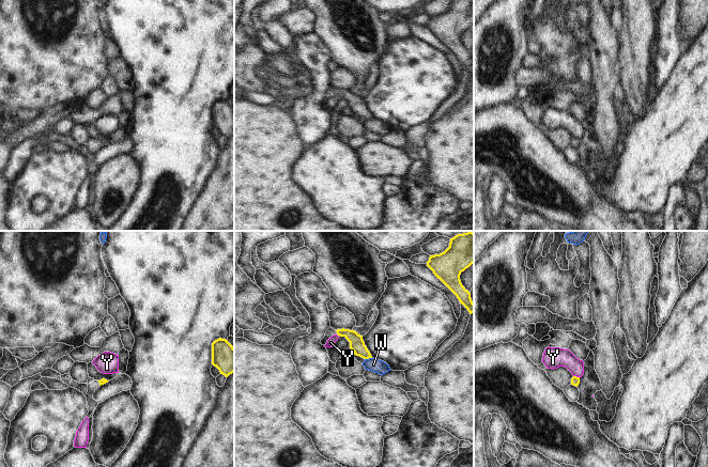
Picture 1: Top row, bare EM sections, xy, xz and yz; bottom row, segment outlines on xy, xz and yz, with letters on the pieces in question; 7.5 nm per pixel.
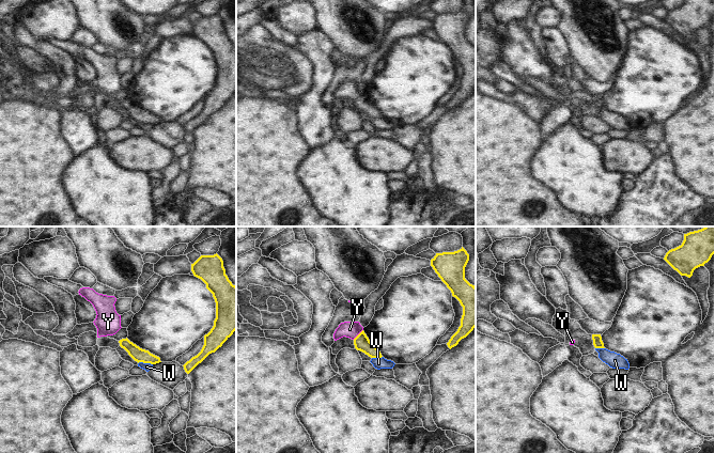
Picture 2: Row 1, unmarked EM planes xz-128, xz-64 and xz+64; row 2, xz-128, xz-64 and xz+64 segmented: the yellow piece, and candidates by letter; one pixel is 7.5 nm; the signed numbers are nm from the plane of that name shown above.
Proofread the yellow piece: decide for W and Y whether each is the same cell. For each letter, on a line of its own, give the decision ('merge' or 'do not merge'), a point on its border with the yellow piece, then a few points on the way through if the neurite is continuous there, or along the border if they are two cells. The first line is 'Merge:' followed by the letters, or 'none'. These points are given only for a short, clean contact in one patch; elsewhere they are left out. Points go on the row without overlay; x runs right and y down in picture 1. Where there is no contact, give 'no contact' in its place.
Merge: none
W: do not merge; meets yellow in xz at (368, 119)
Y: do not merge; meets yellow in yz at (575, 137); border along yz (573, 136), (579, 138)

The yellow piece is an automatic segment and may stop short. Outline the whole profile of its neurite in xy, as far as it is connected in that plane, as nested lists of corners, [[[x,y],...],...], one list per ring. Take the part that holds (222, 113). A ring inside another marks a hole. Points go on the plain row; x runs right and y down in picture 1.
[[[219,98],[212,104],[212,125],[226,138],[234,133],[234,108],[228,100]]]

